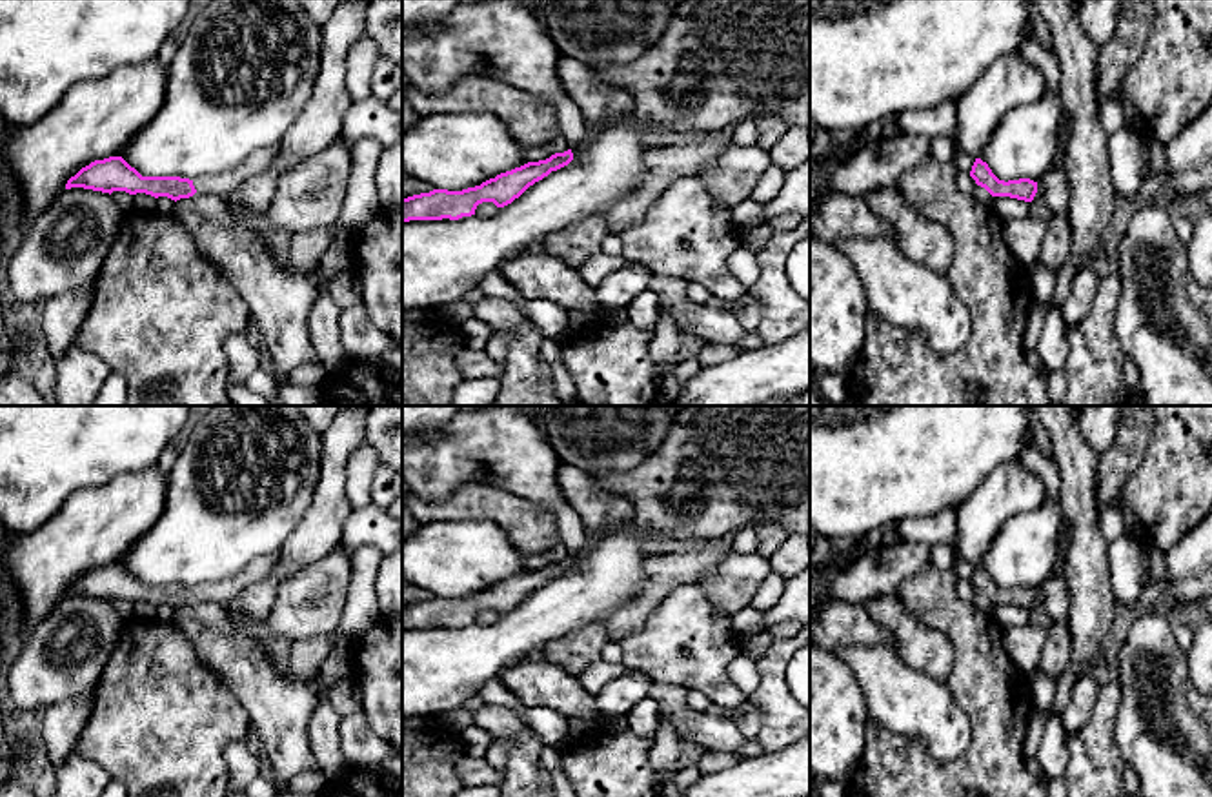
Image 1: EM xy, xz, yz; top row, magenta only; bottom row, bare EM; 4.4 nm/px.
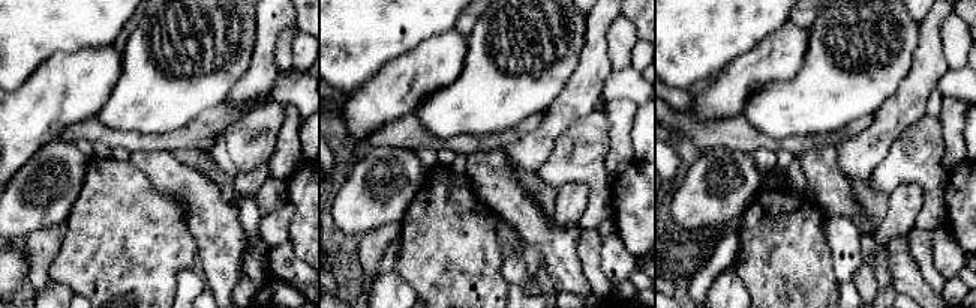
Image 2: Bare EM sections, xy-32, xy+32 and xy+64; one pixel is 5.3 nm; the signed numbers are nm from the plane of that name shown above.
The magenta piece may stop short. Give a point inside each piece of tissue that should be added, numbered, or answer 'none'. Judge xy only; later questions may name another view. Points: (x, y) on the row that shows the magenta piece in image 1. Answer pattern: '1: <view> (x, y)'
1: xy (222, 184)

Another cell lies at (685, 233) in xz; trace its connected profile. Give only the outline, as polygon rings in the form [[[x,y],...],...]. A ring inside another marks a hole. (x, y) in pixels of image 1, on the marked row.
[[[699,177],[675,178],[662,189],[641,220],[619,233],[622,257],[642,264],[655,275],[679,277],[704,286],[715,298],[735,302],[746,288],[730,273],[728,258],[741,246],[730,207],[713,200]]]

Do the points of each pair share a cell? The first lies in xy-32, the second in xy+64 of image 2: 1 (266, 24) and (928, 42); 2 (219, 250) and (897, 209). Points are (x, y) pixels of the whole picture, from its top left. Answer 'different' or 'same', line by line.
1: same
2: different

